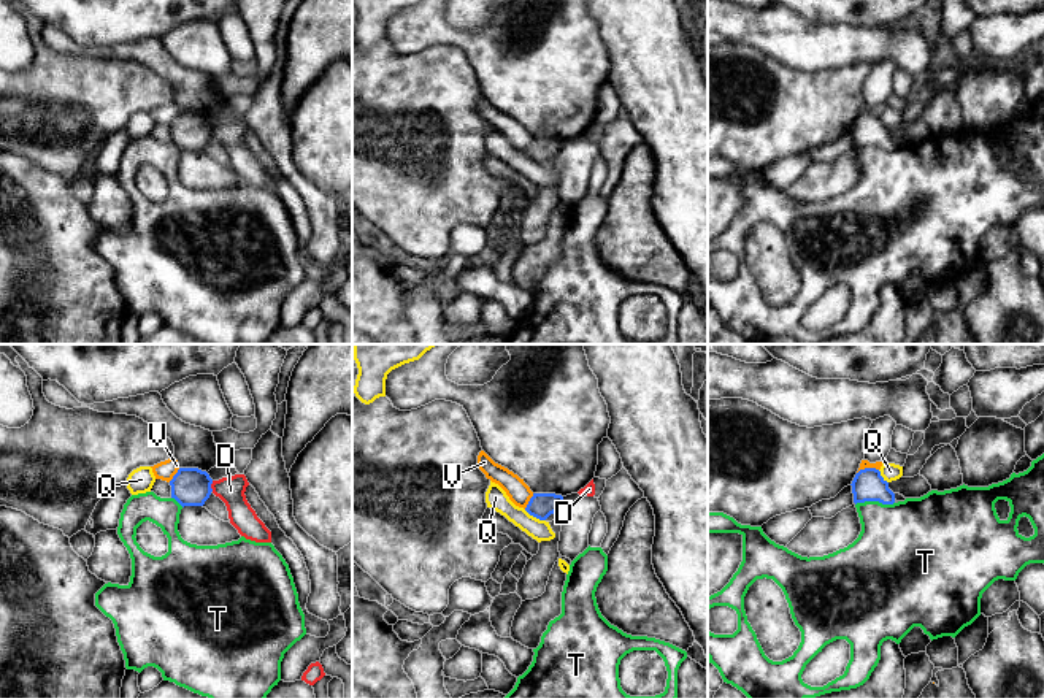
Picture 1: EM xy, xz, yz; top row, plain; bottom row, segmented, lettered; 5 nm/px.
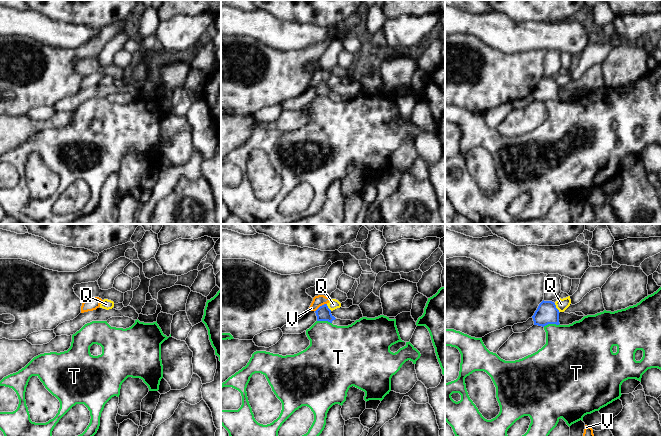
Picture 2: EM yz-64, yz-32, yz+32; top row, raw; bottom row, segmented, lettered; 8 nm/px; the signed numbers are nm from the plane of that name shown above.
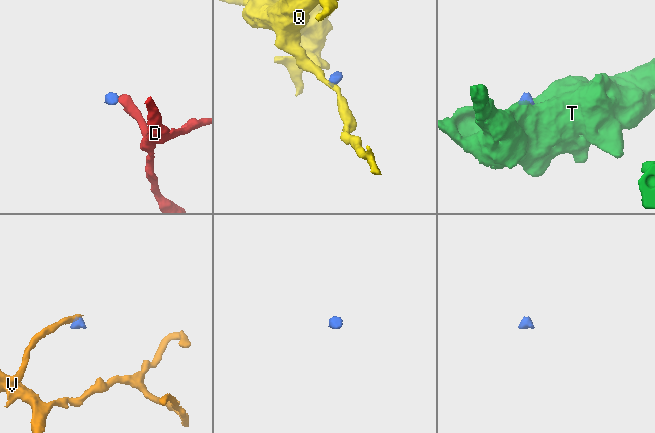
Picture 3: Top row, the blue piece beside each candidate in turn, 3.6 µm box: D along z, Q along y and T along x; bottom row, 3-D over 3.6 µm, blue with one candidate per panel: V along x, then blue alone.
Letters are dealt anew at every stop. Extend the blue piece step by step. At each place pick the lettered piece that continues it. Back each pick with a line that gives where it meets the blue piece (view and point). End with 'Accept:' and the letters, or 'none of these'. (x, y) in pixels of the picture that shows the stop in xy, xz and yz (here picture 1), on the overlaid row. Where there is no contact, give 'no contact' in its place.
Accept: none of these

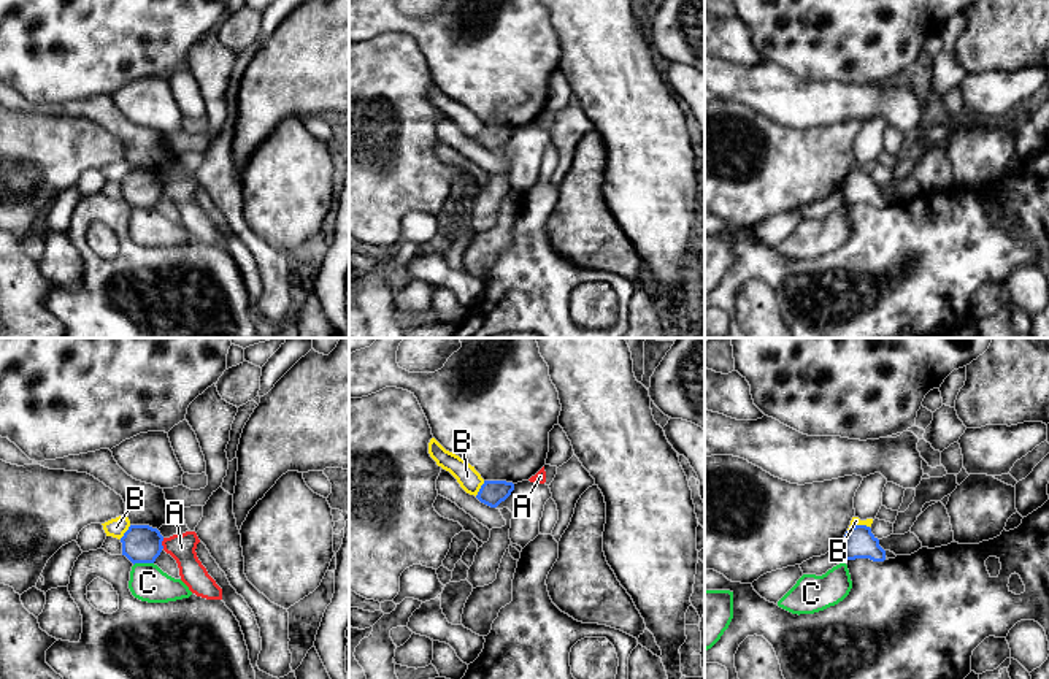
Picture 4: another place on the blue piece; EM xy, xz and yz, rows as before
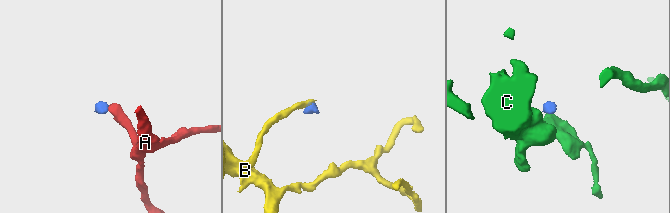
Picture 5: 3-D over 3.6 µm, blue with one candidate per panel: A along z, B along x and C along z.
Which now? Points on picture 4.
Accept: none of these

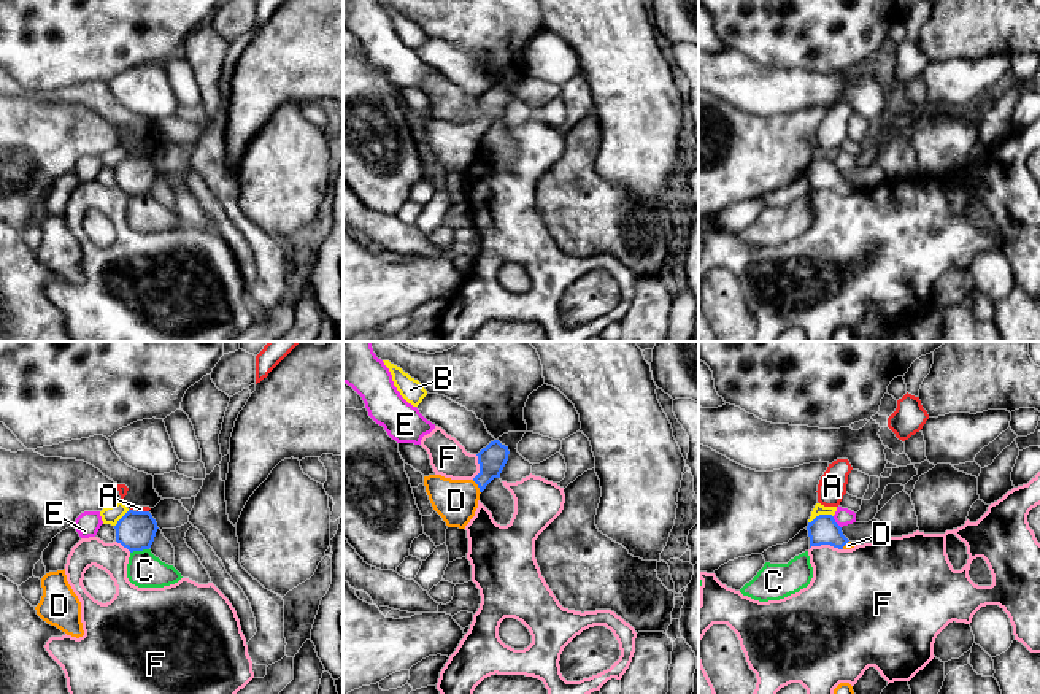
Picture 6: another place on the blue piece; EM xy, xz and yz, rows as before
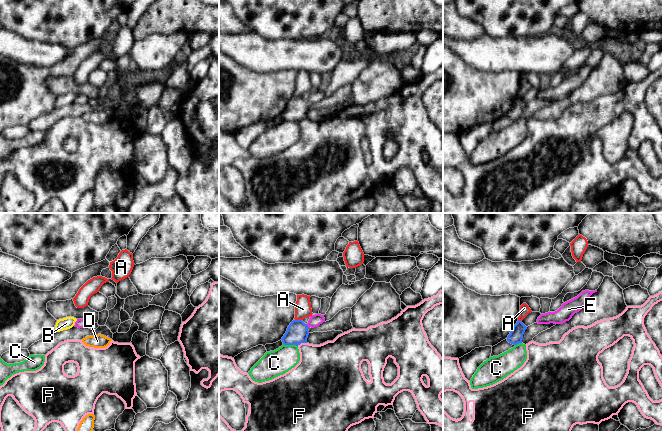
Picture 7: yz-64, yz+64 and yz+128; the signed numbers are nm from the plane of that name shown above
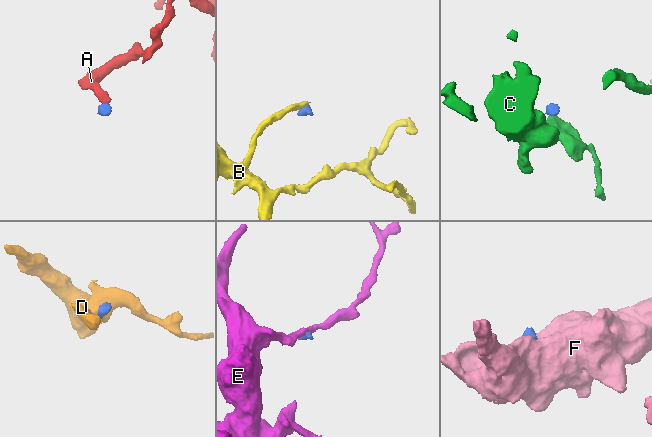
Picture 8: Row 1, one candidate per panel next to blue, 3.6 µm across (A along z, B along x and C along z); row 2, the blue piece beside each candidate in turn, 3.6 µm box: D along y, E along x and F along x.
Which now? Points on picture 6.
D: xz (478, 486)
Accept: D

